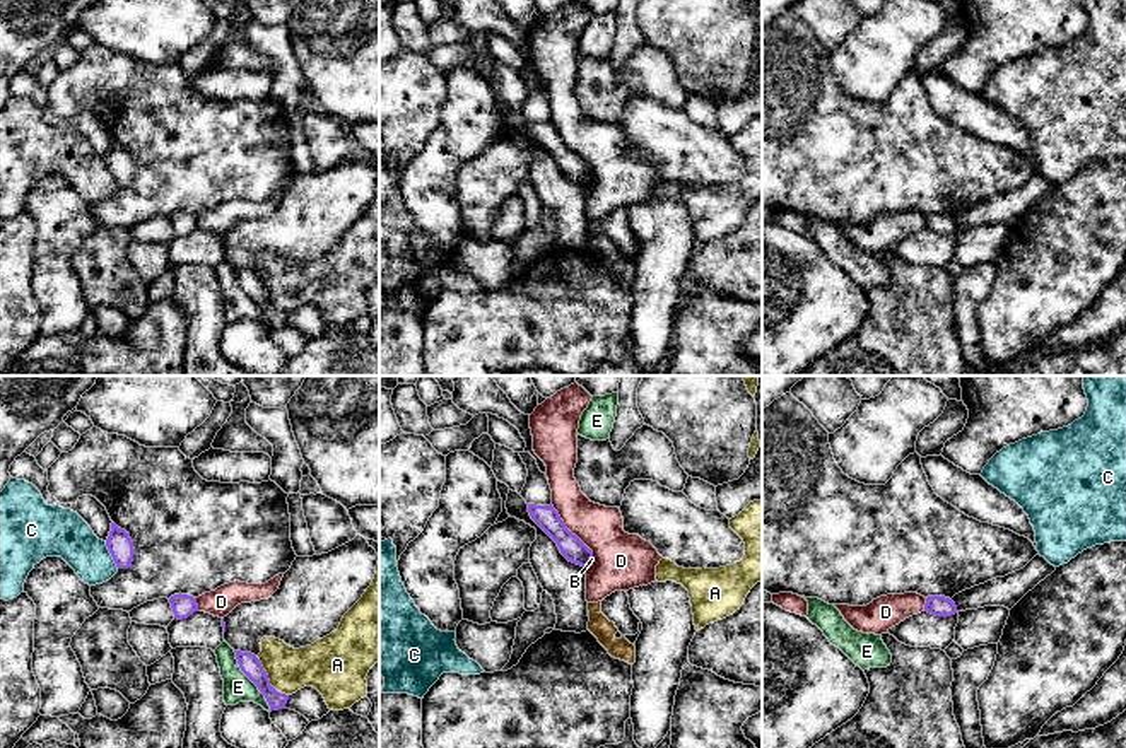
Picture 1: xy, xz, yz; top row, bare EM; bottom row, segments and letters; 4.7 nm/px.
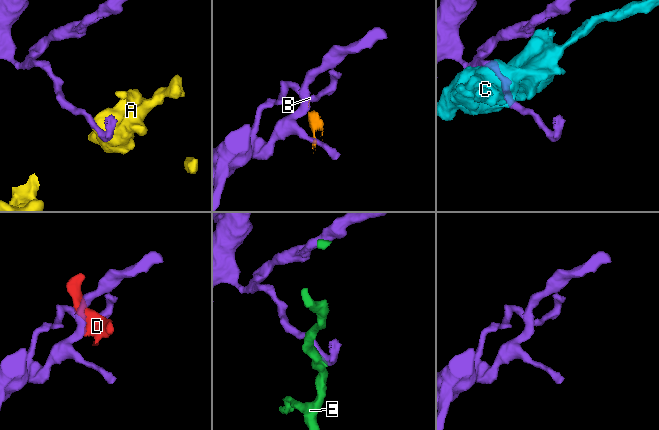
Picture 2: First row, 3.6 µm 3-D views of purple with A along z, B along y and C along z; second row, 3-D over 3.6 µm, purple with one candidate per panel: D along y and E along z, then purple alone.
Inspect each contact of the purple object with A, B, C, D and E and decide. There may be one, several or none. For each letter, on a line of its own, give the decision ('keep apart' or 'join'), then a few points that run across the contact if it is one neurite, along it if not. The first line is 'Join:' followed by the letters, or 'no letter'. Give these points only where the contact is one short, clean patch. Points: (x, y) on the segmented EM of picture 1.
Join: no letter
A: keep apart
B: keep apart; line xz (592, 557), (586, 569)
C: keep apart
D: keep apart; line xz (551, 504), (593, 557)
E: keep apart; line xy (233, 651), (240, 670), (263, 695), (270, 711)

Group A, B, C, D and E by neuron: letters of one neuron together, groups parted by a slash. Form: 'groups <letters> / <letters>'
groups A / B D / C / E

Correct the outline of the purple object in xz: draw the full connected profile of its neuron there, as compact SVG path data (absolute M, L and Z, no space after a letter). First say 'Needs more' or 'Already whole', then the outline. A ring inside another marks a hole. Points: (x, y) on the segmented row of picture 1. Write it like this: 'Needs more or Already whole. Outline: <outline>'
Already whole. Outline: M528 504L531 519L557 543L560 553L572 564L589 567L593 552L572 535L554 505Z

